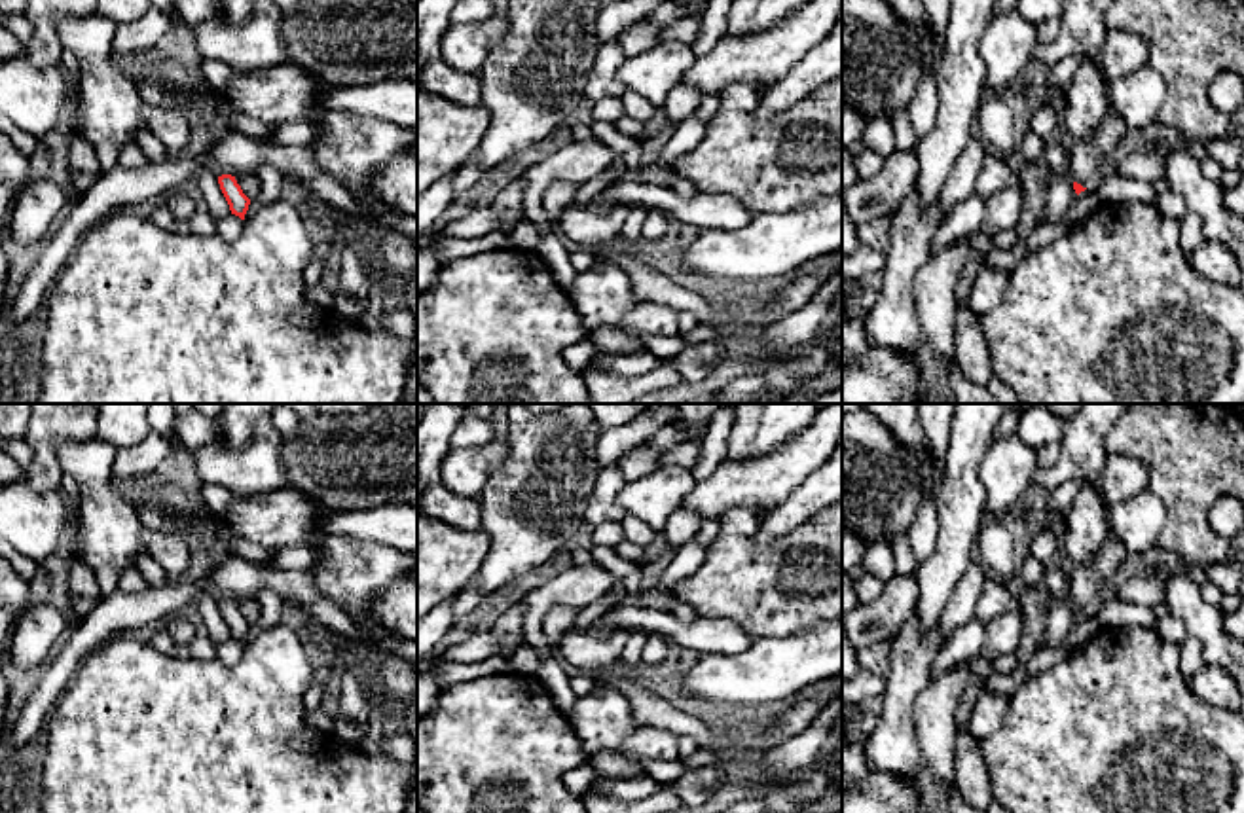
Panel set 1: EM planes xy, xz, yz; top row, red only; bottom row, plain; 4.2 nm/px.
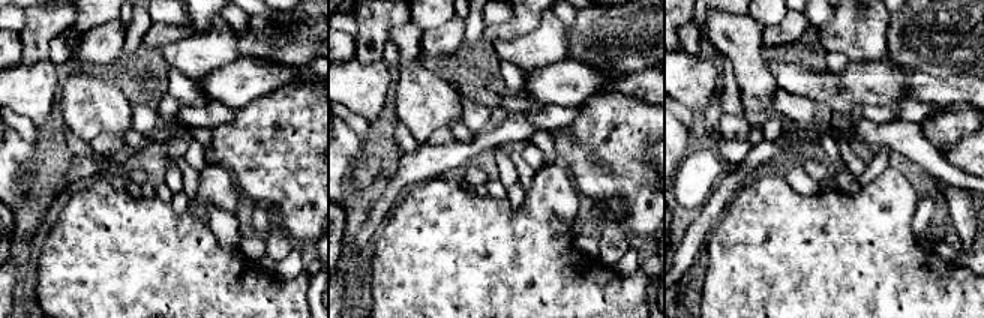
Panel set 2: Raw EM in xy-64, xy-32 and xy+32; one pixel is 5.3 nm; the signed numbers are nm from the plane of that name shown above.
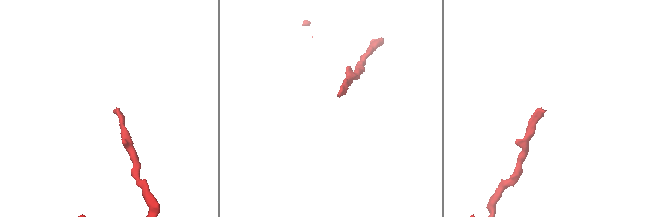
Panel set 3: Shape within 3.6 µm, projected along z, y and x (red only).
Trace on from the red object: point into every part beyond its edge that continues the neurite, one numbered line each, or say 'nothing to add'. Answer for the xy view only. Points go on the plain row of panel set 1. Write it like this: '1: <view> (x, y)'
nothing to add

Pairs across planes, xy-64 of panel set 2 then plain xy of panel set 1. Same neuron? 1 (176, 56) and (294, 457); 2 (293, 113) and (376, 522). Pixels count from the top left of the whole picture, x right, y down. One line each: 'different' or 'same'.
1: different
2: different

